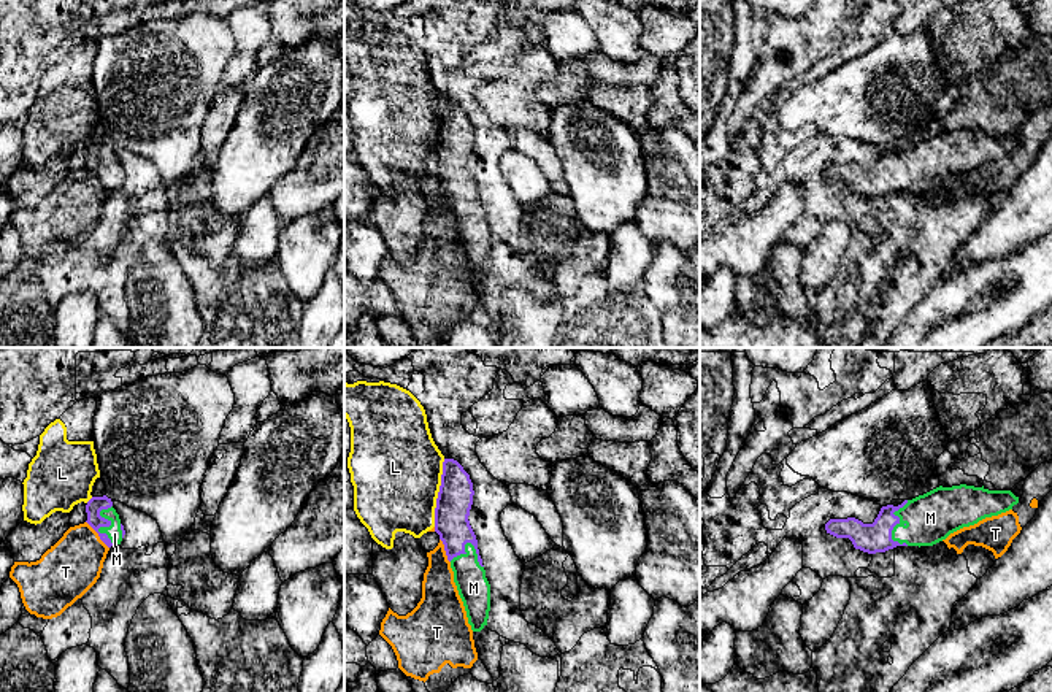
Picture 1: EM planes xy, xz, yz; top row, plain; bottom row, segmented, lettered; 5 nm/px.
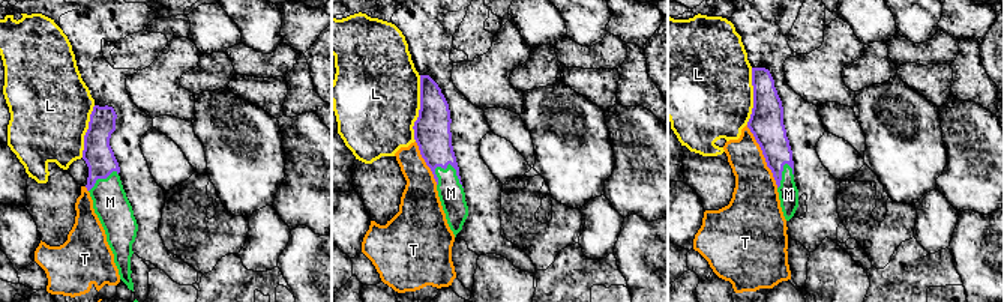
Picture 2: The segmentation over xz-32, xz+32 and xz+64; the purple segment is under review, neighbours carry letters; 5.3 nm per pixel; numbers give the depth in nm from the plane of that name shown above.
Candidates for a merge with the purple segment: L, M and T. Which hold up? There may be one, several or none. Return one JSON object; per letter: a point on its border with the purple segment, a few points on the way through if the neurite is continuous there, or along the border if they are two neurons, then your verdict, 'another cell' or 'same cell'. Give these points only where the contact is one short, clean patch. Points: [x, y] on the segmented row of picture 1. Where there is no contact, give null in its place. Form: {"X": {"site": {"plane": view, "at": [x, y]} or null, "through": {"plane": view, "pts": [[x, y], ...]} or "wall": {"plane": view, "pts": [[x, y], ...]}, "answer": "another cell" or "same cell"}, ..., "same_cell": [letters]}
{"L": {"site": {"plane": "xz", "at": [438, 492]}, "answer": "another cell"}, "M": {"site": {"plane": "xy", "at": [107, 526]}, "through": {"plane": "xy", "pts": [[95, 503], [107, 526], [115, 534]]}, "answer": "same cell"}, "T": {"site": {"plane": "xy", "at": [99, 535]}, "answer": "another cell"}, "same_cell": ["M"]}

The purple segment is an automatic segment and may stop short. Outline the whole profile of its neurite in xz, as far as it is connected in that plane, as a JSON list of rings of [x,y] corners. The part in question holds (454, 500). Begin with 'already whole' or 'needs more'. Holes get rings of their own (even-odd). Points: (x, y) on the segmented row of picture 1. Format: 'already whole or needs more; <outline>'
needs more; [[[444,459],[435,508],[435,532],[451,562],[468,624],[473,632],[481,632],[489,619],[490,584],[486,578],[476,535],[468,521],[473,495],[470,475],[457,460]]]

